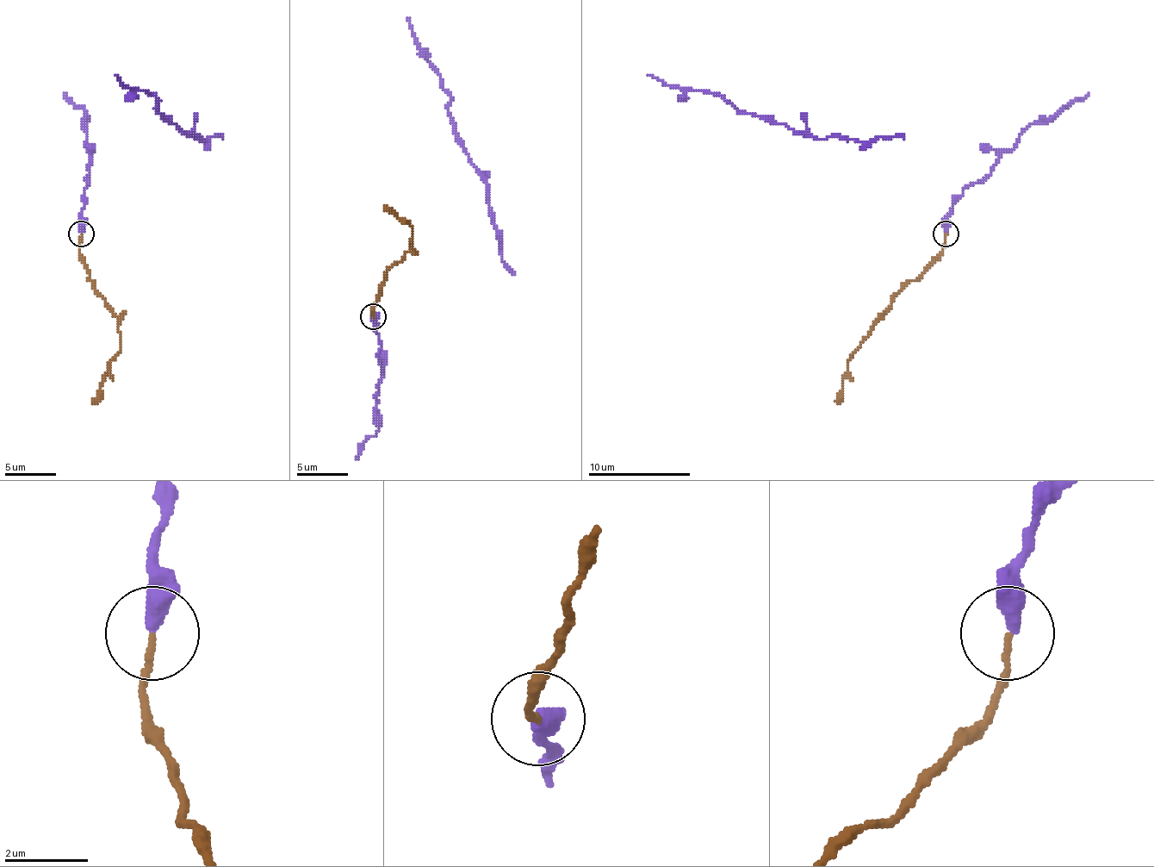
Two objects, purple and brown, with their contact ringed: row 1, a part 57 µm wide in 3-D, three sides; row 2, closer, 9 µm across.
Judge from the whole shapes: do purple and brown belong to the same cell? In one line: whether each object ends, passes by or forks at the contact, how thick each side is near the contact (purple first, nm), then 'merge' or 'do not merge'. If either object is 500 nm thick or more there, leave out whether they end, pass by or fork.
purple ends | brown ends | 400/140 nm | merge

